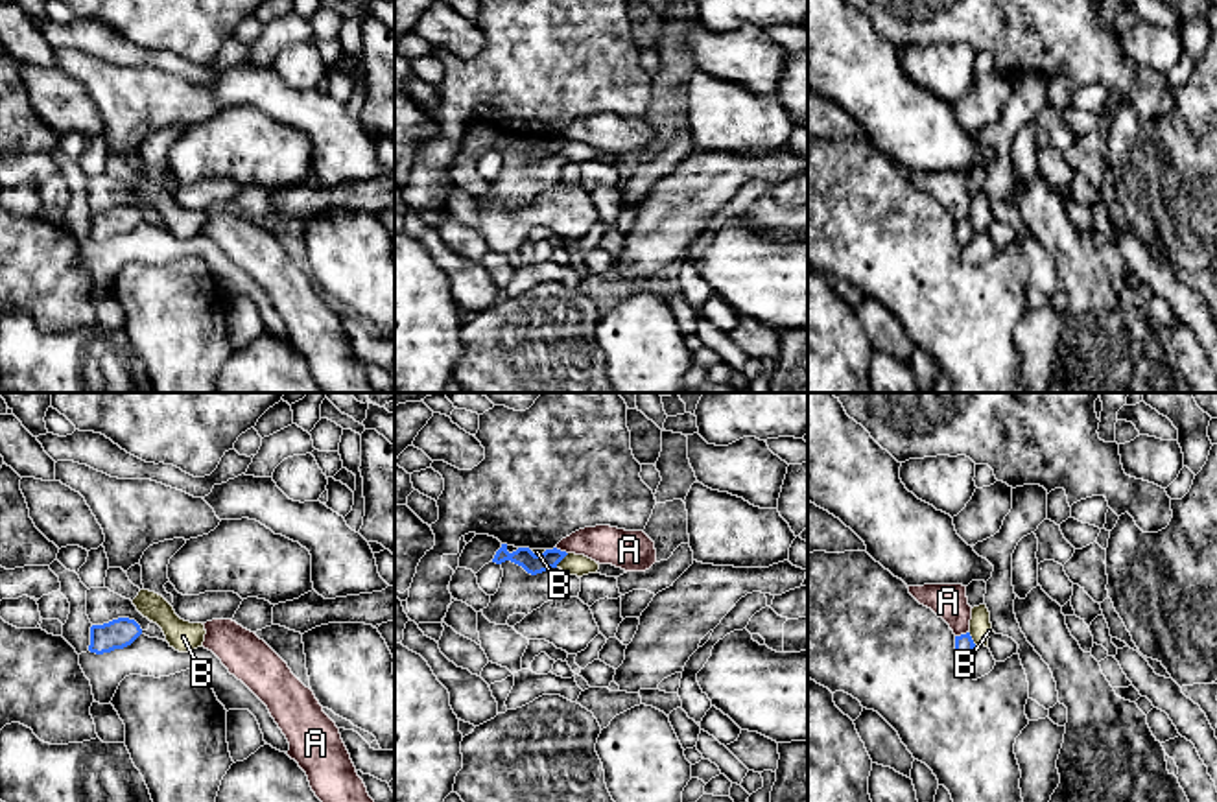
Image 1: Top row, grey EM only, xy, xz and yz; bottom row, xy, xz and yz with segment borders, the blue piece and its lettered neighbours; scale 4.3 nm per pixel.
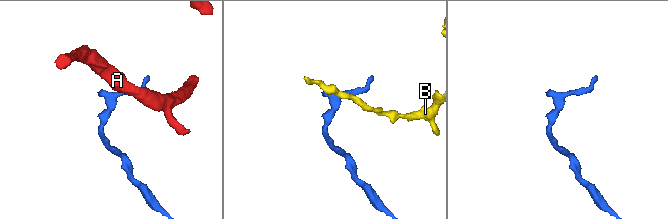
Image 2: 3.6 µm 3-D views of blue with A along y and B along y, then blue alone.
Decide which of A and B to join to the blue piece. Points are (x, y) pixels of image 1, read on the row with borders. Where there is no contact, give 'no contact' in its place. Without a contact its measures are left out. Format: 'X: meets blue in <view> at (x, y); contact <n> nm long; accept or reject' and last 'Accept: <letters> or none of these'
A: meets blue in xz at (559, 550); contact 70 nm long; reject
B: meets blue in xz at (561, 559); contact 90 nm long; reject
Accept: none of these

